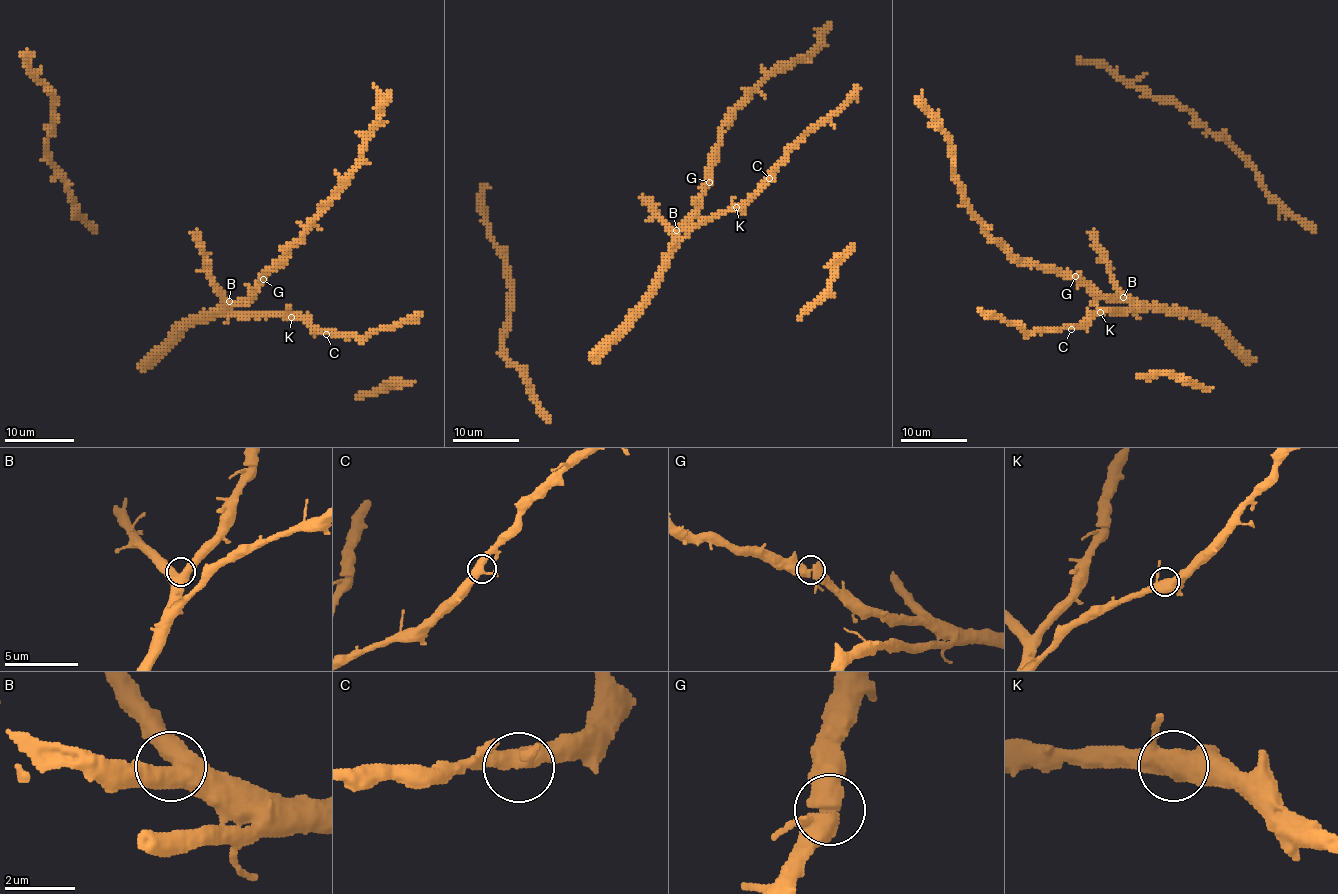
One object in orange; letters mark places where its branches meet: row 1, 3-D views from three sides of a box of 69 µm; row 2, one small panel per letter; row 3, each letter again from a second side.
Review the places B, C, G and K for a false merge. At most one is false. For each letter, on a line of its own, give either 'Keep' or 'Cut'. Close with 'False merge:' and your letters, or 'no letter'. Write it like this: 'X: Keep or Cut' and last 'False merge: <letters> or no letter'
B: Keep
C: Keep
G: Keep
K: Keep
False merge: no letter

